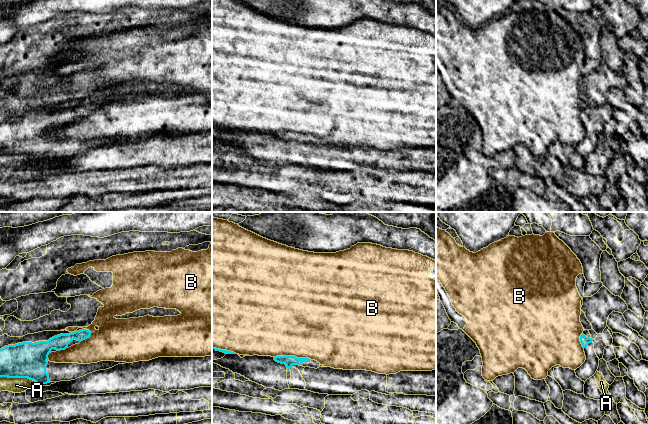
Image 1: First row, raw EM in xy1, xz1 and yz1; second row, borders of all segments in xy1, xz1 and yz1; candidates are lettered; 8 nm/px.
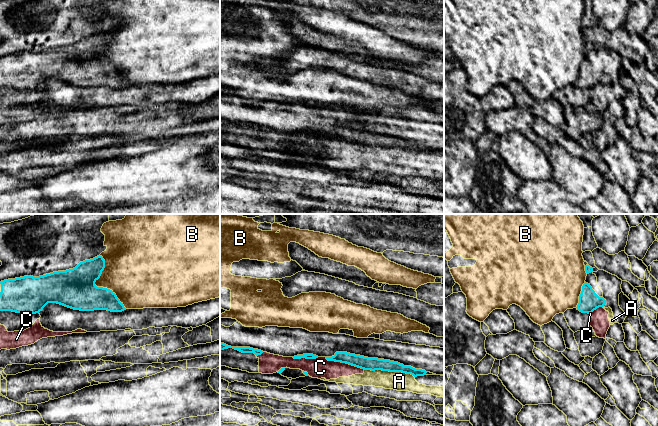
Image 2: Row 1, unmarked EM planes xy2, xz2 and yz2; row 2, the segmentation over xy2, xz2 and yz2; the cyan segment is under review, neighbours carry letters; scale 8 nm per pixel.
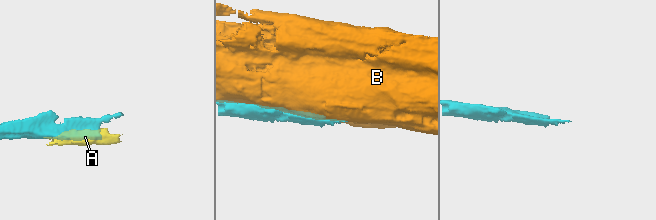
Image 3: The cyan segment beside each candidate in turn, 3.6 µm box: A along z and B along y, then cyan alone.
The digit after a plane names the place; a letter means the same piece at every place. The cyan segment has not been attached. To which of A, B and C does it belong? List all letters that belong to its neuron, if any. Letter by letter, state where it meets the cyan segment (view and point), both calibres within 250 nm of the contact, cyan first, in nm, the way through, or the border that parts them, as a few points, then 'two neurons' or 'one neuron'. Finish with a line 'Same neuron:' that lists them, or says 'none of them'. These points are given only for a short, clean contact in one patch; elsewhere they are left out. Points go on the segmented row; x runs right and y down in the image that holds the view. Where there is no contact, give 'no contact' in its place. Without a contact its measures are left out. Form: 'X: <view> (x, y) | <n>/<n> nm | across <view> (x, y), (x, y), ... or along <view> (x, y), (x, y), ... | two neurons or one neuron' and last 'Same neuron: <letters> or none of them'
A: xz2 (389, 371) | 100/150 nm | two neurons
B: xy2 (98, 287) | 320/360 nm | two neurons
C: xz2 (345, 362) | 100/160 nm | two neurons
Same neuron: none of them

